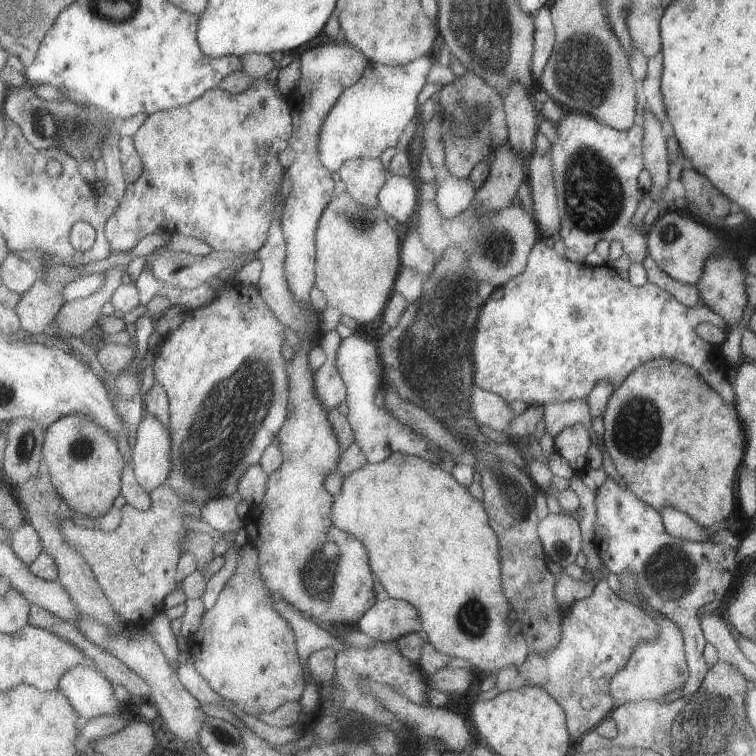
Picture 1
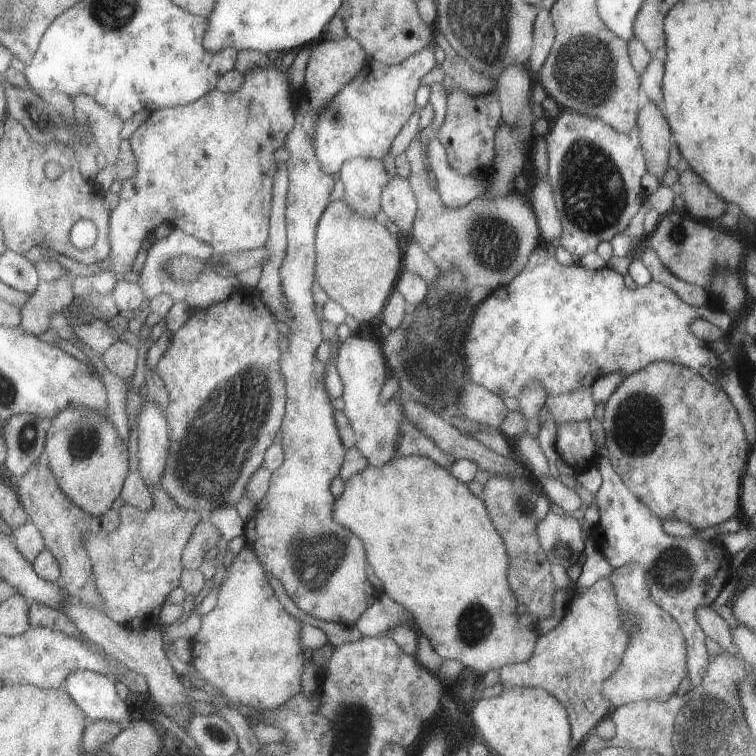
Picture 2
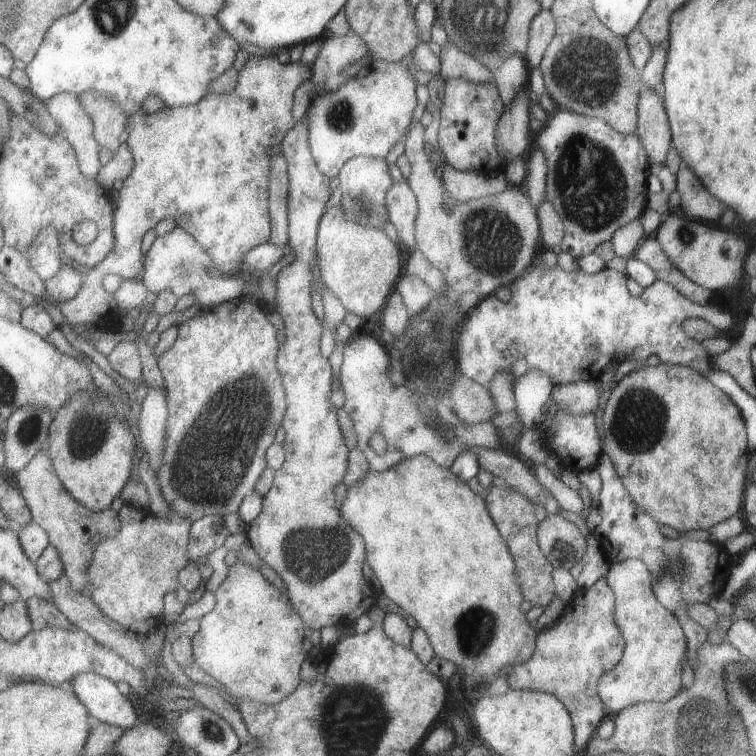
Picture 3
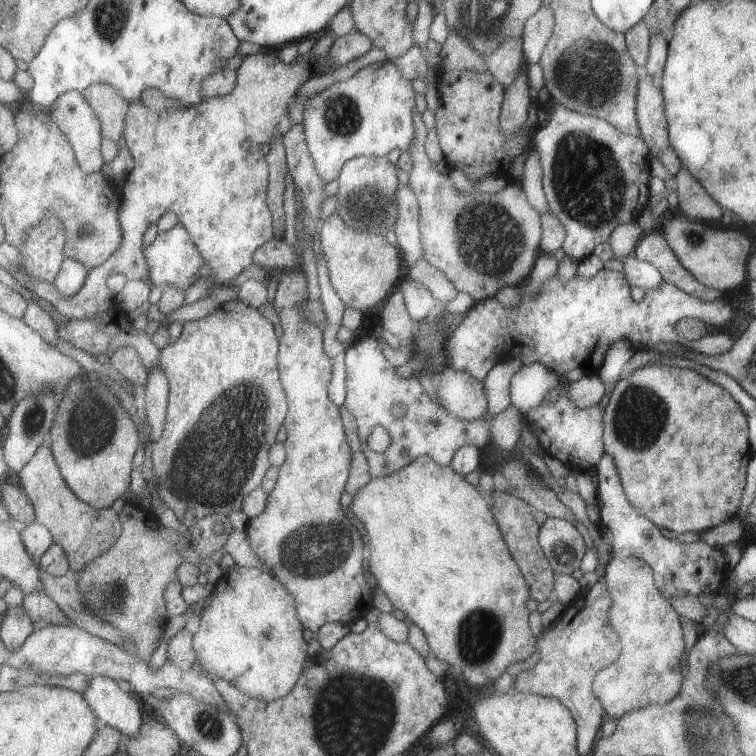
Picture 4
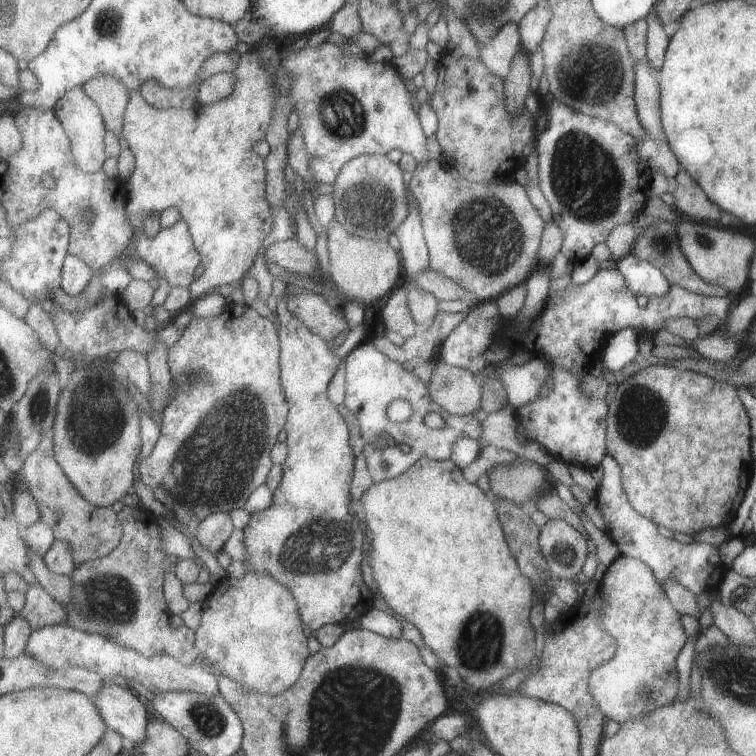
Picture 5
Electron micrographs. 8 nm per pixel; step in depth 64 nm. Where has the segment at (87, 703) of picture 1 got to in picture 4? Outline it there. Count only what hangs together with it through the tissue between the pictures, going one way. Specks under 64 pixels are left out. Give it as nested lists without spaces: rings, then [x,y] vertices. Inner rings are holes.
[[[93,676],[83,692],[99,722],[125,732],[129,738],[139,736],[143,728],[143,714],[139,708],[139,696],[125,692],[117,680],[107,676]]]

